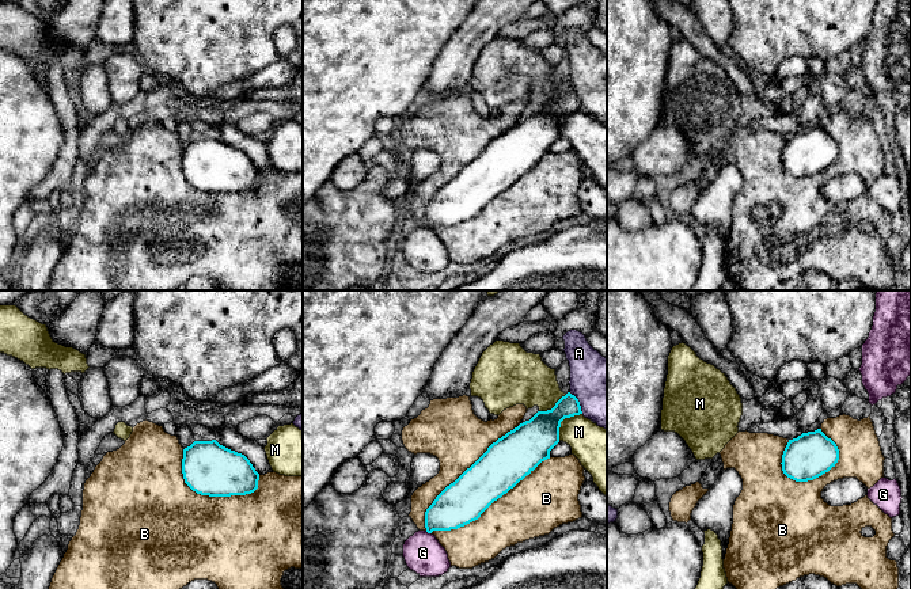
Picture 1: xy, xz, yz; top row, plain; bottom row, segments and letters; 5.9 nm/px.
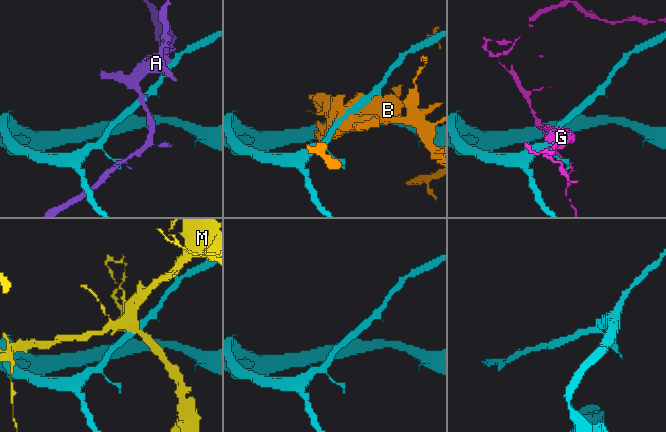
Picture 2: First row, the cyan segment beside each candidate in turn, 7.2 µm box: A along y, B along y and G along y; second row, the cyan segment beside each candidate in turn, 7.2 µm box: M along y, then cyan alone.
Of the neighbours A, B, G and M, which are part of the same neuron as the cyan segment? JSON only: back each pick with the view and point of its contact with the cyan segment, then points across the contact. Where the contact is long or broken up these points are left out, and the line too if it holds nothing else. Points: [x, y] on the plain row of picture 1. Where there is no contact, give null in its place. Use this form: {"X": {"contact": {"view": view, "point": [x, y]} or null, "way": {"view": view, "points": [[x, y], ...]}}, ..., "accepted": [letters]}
{"accepted": []}

